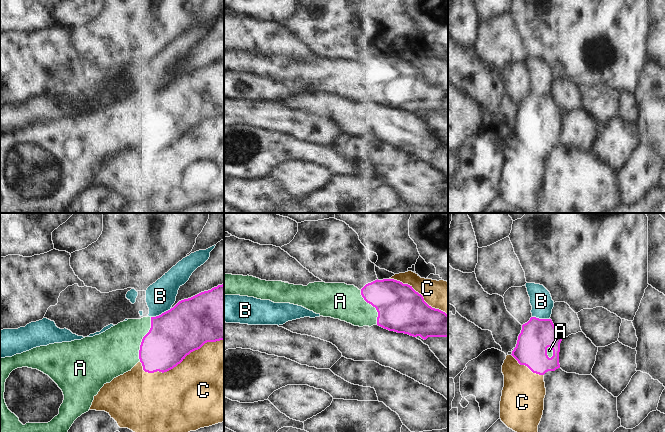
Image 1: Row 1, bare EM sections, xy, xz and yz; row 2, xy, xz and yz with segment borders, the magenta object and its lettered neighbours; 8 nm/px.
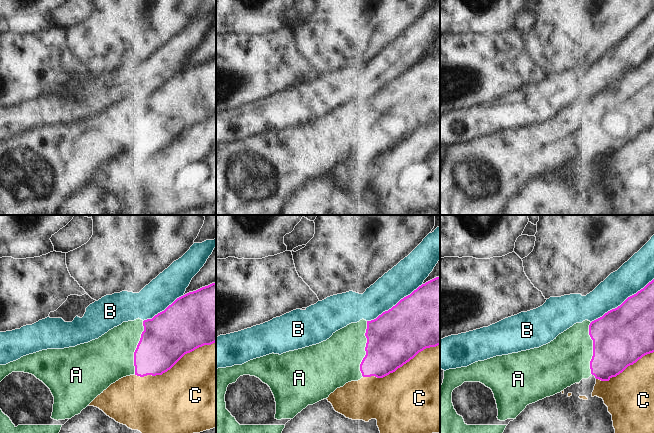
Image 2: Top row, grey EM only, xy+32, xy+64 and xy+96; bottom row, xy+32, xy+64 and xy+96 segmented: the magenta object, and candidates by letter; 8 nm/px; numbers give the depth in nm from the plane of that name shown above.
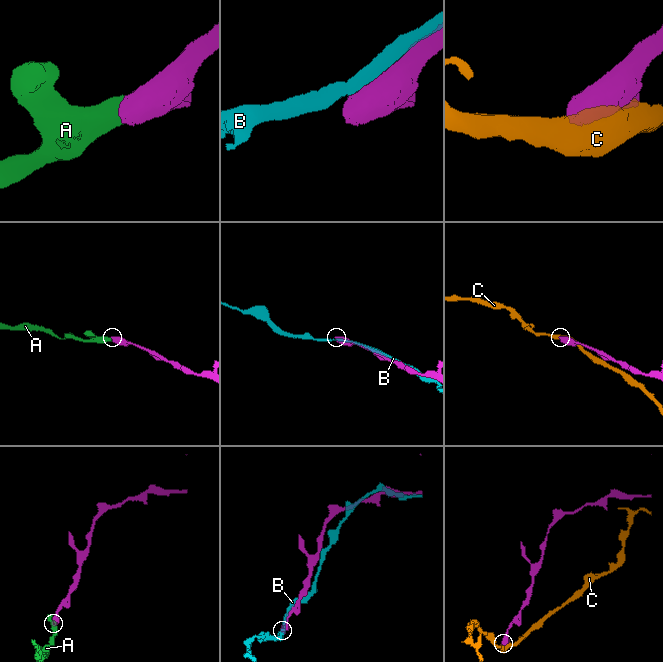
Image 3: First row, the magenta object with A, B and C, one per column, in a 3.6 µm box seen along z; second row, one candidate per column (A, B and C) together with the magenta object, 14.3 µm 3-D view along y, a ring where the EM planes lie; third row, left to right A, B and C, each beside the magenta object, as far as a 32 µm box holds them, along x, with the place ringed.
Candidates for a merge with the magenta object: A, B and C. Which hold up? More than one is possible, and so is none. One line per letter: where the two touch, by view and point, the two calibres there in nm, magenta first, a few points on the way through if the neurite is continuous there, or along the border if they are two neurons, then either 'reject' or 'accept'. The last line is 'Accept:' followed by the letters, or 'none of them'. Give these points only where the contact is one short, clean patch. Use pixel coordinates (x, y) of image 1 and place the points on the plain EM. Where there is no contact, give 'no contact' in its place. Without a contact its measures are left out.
A: meets magenta in xy at (142, 115); 380 nm thick on the magenta side, 380 nm on the other; accept
B: meets magenta in xy at (162, 89); 400 nm thick on the magenta side, 240 nm on the other; reject
C: meets magenta in xy at (182, 136); 400 nm thick on the magenta side, 500 nm on the other; reject
Accept: A

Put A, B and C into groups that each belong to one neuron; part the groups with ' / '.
A / B / C

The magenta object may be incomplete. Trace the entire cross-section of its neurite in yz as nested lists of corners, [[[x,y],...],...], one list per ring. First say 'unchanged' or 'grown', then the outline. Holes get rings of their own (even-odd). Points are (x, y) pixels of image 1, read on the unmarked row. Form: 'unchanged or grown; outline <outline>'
grown; outline [[[531,93],[522,101],[511,131],[533,149],[544,151],[560,144],[559,128],[562,115],[551,95]]]

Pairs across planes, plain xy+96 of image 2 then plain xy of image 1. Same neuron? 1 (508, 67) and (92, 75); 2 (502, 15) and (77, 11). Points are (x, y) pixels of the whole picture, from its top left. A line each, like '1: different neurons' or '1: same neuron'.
1: different neurons
2: different neurons

